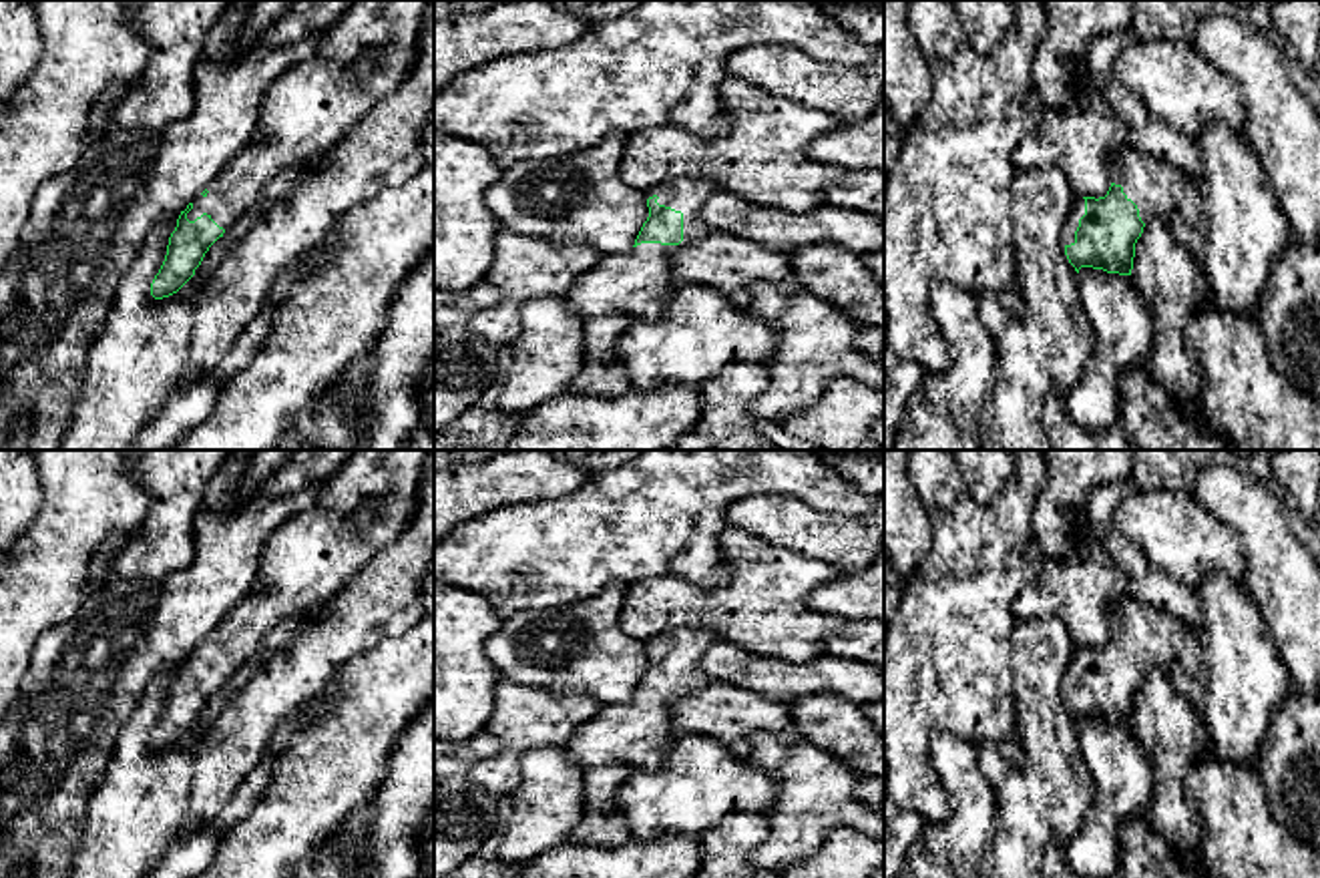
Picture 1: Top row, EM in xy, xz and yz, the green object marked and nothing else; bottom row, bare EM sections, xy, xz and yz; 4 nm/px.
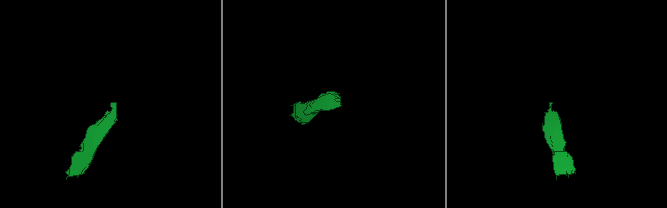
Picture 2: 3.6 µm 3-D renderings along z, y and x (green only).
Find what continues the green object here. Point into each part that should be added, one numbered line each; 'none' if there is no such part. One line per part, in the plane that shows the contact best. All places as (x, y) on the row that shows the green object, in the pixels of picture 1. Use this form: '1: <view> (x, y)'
1: xz (635, 284)

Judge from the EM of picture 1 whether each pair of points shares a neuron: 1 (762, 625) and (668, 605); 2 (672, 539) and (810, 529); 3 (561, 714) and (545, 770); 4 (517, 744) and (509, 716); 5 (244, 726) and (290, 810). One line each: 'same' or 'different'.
1: same
2: different
3: different
4: same
5: different

